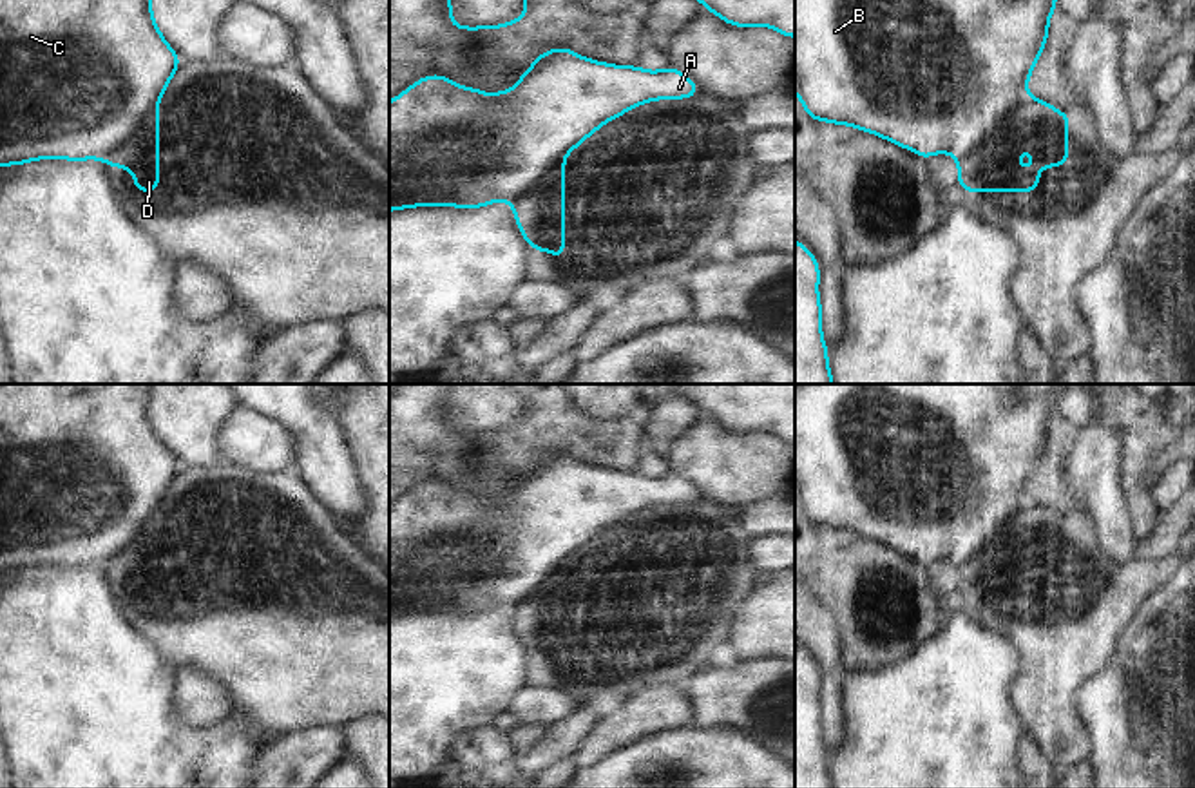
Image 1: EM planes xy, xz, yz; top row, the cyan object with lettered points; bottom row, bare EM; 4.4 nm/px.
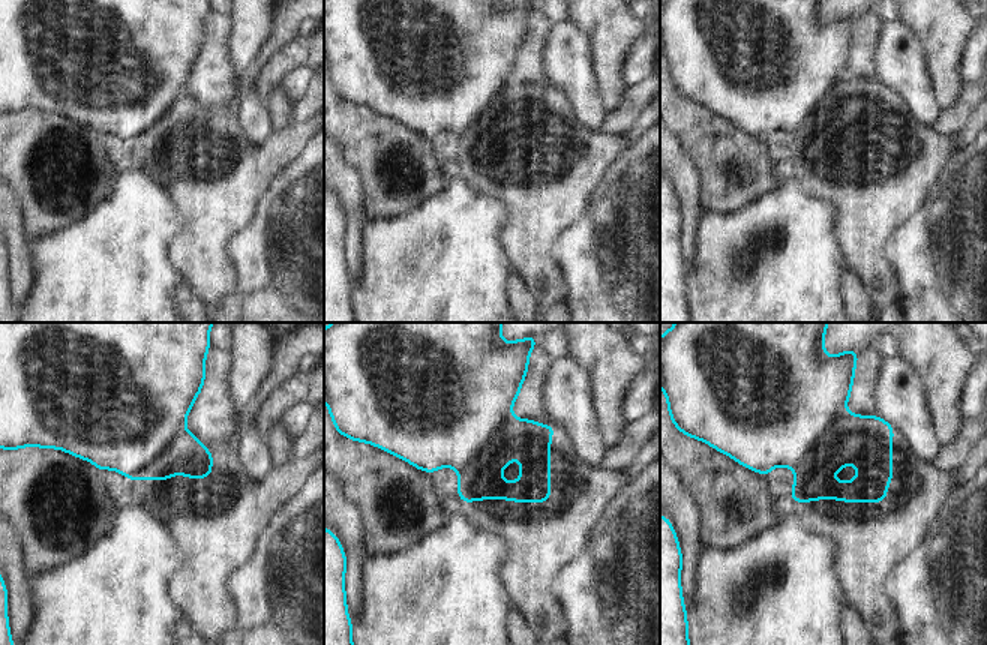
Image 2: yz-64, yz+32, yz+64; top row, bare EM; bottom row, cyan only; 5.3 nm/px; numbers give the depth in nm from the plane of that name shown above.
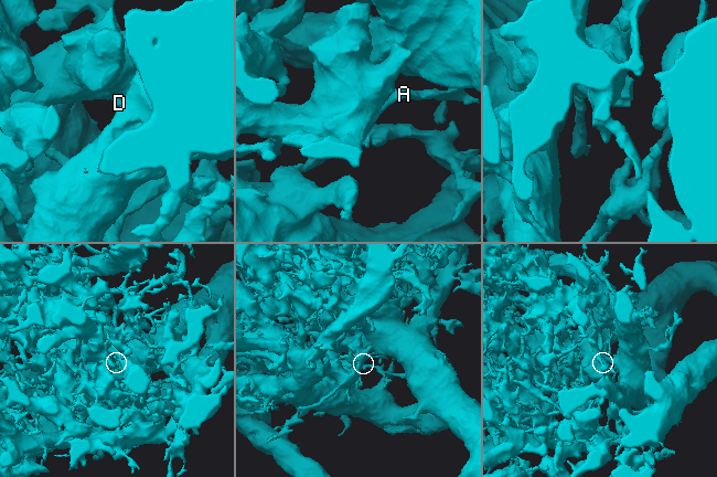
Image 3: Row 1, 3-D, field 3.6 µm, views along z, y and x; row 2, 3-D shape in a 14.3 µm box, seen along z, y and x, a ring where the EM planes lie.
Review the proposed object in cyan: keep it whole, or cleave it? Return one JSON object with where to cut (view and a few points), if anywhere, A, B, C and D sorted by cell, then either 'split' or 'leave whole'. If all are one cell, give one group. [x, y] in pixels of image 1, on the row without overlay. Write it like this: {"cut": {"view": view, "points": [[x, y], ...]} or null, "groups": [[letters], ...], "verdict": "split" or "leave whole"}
{"cut": {"view": "yz", "points": [[1029, 500], [982, 551], [958, 567]]}, "groups": [["A", "B", "C"], ["D"]], "verdict": "split"}

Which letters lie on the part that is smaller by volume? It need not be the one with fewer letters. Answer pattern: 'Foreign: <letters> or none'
Foreign: D

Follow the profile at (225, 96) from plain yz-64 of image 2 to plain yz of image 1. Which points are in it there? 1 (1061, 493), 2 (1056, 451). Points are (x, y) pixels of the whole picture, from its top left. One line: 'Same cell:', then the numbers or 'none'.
Same cell: 1, 2

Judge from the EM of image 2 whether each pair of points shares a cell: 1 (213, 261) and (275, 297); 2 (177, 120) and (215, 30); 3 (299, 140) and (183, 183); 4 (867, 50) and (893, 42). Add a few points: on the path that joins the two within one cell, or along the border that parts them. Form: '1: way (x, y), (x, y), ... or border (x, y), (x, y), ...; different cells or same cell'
1: border (230, 240), (230, 255), (236, 267), (239, 288); different cells
2: border (185, 90), (206, 111), (215, 116); different cells
3: way (270, 159), (248, 174), (212, 180); same cell
4: border (887, 24), (876, 50), (878, 78); different cells

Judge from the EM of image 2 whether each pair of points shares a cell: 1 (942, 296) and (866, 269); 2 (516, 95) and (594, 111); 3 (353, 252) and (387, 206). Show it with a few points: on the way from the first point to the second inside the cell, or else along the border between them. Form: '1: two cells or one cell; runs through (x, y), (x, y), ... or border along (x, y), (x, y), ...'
1: two cells; border along (888, 245), (888, 261), (899, 282), (900, 300)
2: two cells; border along (557, 92), (570, 102), (578, 120), (596, 134)
3: two cells; border along (360, 186), (365, 218), (368, 221)

